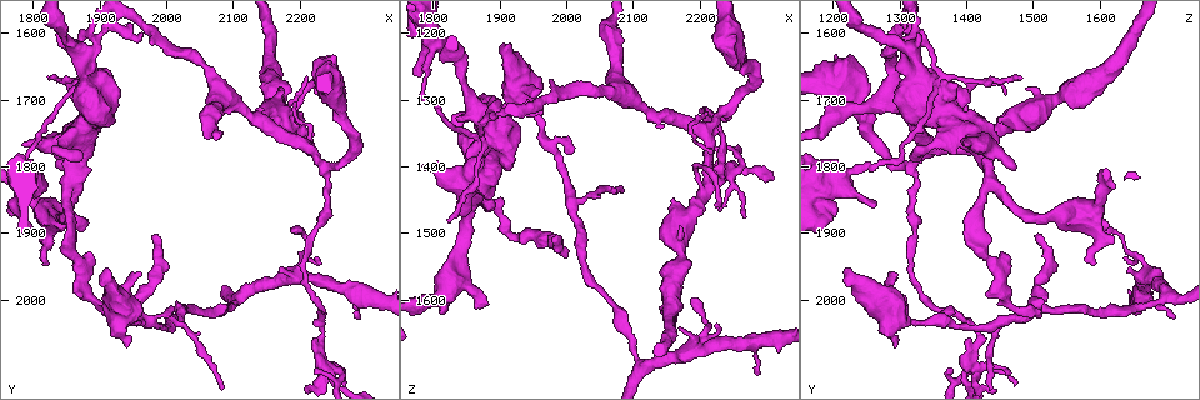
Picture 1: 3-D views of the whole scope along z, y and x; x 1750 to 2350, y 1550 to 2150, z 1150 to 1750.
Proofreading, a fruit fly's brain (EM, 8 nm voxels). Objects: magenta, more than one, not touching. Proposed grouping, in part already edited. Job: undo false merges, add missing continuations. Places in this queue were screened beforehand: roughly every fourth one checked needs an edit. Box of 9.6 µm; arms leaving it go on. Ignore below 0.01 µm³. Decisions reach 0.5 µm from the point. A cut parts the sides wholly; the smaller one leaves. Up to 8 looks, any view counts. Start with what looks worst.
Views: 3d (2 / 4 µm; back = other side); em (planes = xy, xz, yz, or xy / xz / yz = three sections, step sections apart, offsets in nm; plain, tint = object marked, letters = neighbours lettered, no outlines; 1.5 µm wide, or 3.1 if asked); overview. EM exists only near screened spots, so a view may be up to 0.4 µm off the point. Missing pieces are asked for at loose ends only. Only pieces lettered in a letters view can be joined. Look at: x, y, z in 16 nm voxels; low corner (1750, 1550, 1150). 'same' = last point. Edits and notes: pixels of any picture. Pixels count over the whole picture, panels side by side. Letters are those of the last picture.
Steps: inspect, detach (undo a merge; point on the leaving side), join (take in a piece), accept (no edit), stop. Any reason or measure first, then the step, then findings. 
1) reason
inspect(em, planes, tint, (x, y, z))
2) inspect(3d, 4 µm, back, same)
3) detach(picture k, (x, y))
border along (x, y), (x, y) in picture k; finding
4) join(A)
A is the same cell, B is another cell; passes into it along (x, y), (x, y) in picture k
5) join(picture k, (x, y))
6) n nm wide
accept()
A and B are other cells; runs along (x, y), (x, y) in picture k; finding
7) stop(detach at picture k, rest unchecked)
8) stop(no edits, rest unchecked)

thick turns thin
inspect(3d, 4 µm, (1870, 1685, 1355))

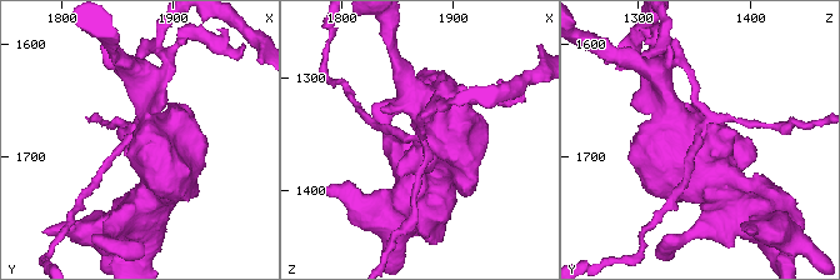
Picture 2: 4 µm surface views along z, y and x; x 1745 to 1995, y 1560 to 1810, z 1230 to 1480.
inspect(em, planes, letters, (1876, 1684, 1360))

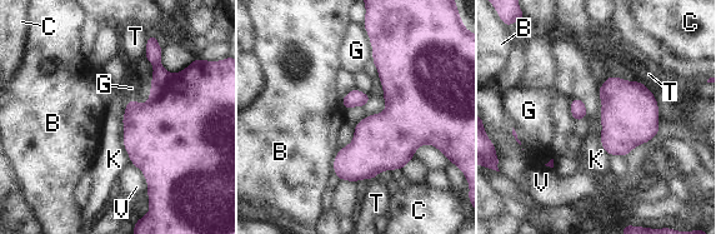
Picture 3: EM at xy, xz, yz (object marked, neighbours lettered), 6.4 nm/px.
440 nm wide
detach(picture 3, (160, 76))
B, C, G, K, T and V are other cells; border along (170, 74), (159, 90), (151, 91) in picture 3; a second neuron is stuck on

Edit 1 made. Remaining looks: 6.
branch stops here
inspect(3d, 2 µm, (1980, 1905, 1510))

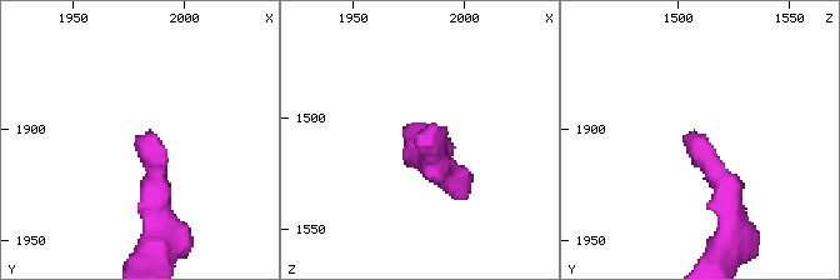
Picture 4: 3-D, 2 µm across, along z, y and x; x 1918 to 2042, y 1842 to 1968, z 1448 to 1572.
inspect(em, planes, letters, (1980, 1903, 1507))

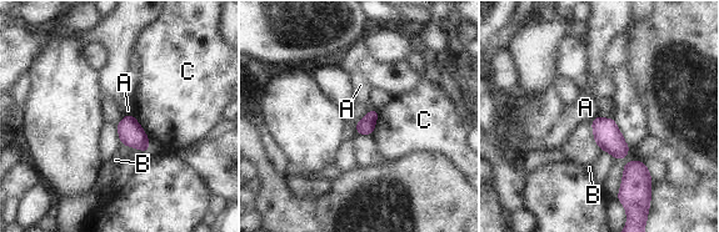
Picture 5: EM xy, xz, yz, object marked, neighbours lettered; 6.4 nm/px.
C touches over 260 nm
accept()
A, B and C are other cells; no lettered piece goes on from it

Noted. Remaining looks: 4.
branch stops here
inspect(em, planes, letters, (1784, 1794, 1258))

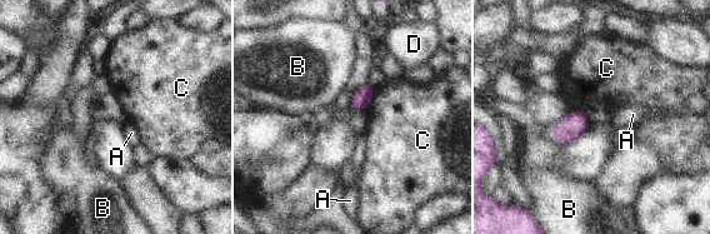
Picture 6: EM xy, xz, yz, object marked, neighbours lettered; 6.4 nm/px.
accept()
A, B, C and D are other cells; border along (374, 88), (370, 104), (364, 110) in picture 6; no lettered piece goes on from it

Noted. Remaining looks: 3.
stop(detach at picture 3, rest unchecked)

